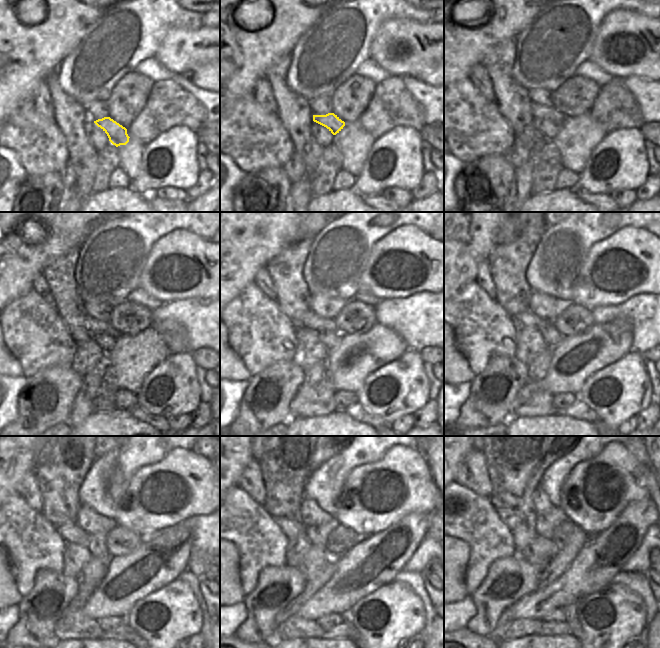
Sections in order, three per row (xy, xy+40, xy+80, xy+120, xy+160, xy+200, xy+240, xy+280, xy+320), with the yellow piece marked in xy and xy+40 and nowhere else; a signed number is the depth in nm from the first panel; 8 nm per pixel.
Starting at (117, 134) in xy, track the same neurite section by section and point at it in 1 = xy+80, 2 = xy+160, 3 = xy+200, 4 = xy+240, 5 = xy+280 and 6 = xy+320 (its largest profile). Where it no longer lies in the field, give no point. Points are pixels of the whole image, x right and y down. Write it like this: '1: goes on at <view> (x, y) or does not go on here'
1: goes on at xy+80 (539, 111)
2: goes on at xy+160 (309, 319)
3: goes on at xy+200 (527, 317)
4: goes on at xy+240 (71, 532)
5: goes on at xy+280 (292, 529)
6: goes on at xy+320 (509, 517)

